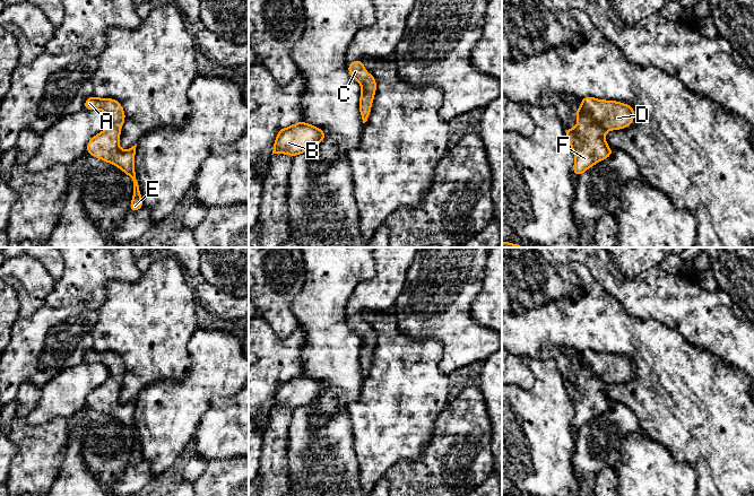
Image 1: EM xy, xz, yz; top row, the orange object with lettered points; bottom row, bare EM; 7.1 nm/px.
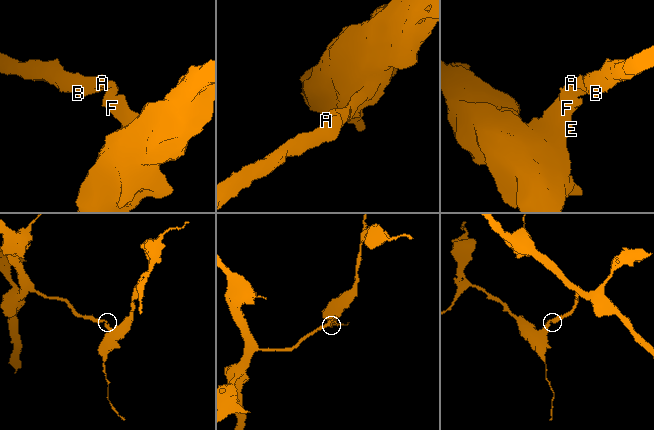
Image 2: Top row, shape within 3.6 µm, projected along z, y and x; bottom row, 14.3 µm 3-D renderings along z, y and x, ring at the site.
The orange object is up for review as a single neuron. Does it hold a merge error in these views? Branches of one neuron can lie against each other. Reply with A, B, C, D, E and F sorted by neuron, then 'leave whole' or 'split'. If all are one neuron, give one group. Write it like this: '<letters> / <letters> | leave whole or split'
A B C D E F | leave whole

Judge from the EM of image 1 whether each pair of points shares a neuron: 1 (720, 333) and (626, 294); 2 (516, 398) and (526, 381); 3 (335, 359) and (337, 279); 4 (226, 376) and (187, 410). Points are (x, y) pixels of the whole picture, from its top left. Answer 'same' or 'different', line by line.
1: same
2: different
3: same
4: same

